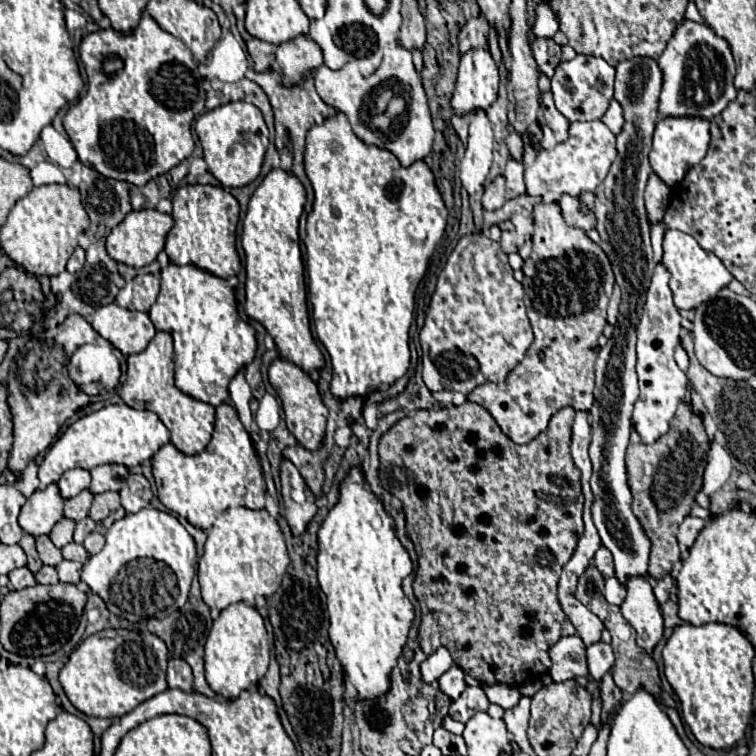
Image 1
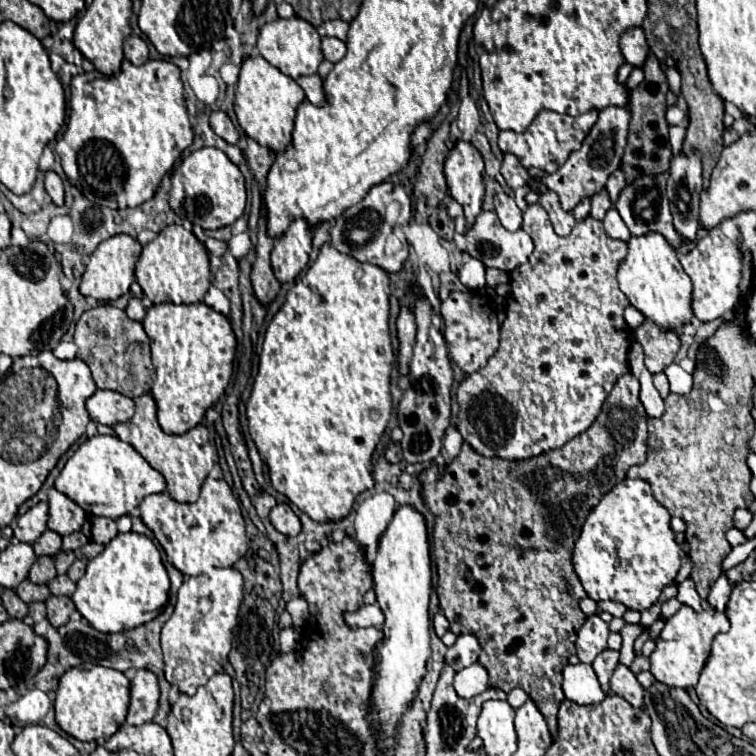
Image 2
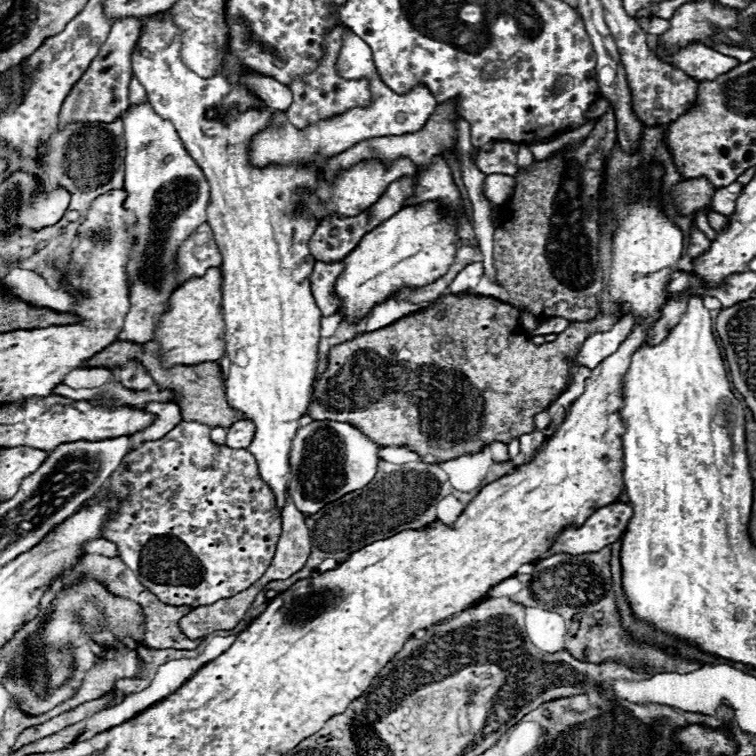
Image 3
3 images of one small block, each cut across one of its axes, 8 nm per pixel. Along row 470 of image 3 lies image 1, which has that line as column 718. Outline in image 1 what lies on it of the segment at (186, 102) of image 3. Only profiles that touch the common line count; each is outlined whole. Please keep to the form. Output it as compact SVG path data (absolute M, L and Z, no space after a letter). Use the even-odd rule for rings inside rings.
M666 230L664 232L664 256L662 264L670 272L670 290L674 292L674 304L678 310L690 310L698 304L712 298L718 290L728 286L732 274L724 268L722 260L716 258L712 252L706 252L698 246L698 242L680 230Z

